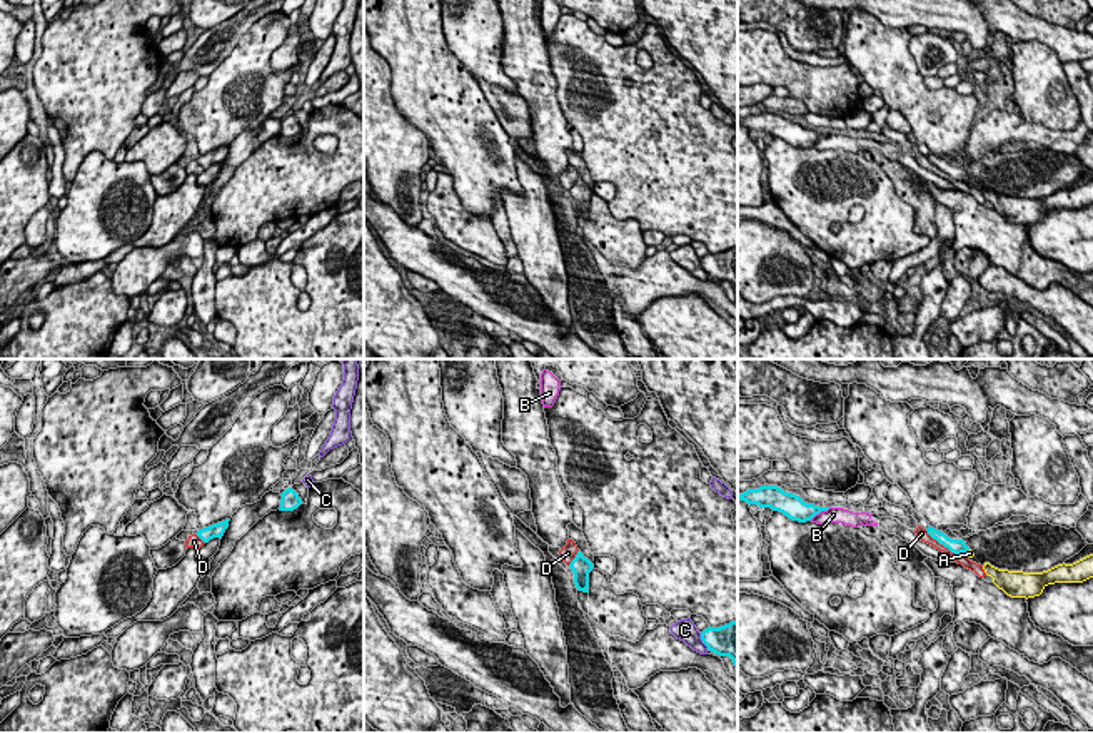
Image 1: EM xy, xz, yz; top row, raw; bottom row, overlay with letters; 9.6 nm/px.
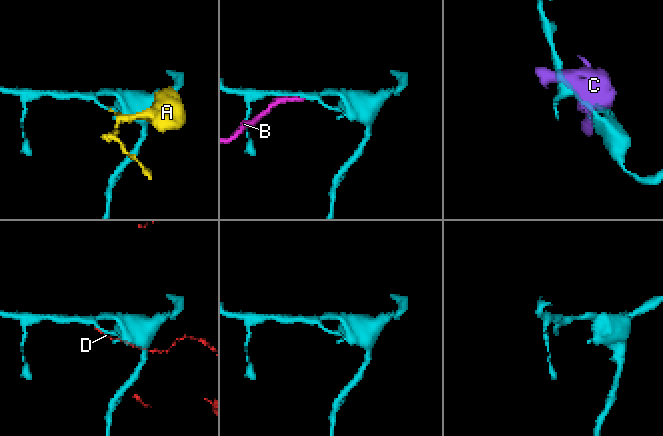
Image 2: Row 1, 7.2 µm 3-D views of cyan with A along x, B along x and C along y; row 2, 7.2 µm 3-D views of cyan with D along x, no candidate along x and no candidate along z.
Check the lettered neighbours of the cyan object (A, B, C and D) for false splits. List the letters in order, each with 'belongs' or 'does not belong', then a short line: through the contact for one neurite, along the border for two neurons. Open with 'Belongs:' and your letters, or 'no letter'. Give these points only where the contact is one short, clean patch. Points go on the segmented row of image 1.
Belongs: A
A: belongs
B: does not belong
C: does not belong
D: does not belong; line yz (925, 530), (960, 555)

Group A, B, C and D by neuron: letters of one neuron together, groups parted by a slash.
A / B / C / D

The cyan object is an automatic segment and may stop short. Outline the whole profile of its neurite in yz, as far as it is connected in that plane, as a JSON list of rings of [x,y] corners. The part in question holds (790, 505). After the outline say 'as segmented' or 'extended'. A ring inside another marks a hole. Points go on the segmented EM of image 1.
[[[761,486],[759,489],[748,489],[746,493],[738,494],[738,499],[746,501],[749,506],[758,504],[759,508],[771,508],[773,511],[779,511],[789,519],[799,523],[811,521],[821,511],[829,509],[808,504],[799,496],[784,493],[778,486]]] | as segmented

